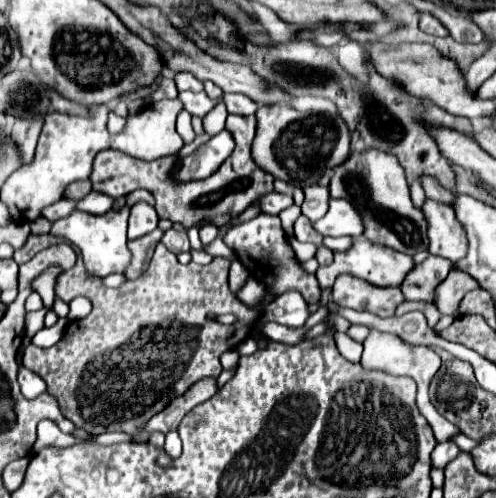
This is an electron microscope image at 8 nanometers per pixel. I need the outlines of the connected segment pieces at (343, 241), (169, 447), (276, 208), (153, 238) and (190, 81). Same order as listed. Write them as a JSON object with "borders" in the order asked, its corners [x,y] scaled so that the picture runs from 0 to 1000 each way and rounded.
{"borders":[[[[653,476],[653,492],[669,504],[694,504],[702,500],[710,488],[706,476]]],[[[343,865],[335,873],[335,894],[331,894],[331,906],[343,922],[355,922],[367,906],[367,890],[363,890],[363,878],[359,878],[359,865]]],[[[540,388],[528,396],[528,408],[524,408],[524,420],[528,428],[540,428],[540,432],[560,432],[569,420],[585,416],[593,404],[589,404],[589,392],[585,388]]],[[[310,460],[306,468],[298,468],[298,472],[282,476],[282,480],[258,484],[258,500],[266,508],[266,520],[262,520],[258,544],[250,544],[254,560],[274,560],[274,556],[282,556],[298,540],[302,516],[306,516],[310,496],[323,484],[323,476],[327,476],[327,464]]],[[[355,147],[351,163],[355,163],[359,183],[391,183],[391,187],[399,187],[399,183],[411,179],[411,171],[399,159],[391,159],[391,151],[379,151],[379,147]]]]}

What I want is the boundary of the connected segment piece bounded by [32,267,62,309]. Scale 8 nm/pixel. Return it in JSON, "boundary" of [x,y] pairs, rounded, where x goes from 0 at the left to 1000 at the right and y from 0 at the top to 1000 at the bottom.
{"boundary":[[[101,536],[101,540],[93,540],[93,544],[65,568],[69,584],[85,596],[93,620],[105,620],[105,612],[109,612],[109,564],[113,564],[113,556],[117,556],[121,548],[125,548],[125,540]]]}

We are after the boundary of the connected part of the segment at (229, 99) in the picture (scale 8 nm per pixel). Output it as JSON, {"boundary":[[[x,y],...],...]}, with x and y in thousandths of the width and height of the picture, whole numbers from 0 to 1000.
{"boundary":[[[476,187],[452,191],[452,207],[456,207],[456,219],[476,231],[512,231],[520,219],[520,211],[508,207],[508,199],[500,199],[496,191],[476,191]]]}

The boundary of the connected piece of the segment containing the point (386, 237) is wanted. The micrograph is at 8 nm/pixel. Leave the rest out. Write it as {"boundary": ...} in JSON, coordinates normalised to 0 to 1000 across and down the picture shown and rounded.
{"boundary":[[[754,299],[710,307],[685,335],[673,335],[673,351],[665,363],[665,396],[702,400],[718,416],[734,448],[738,480],[770,488],[819,512],[835,512],[843,504],[863,500],[855,432],[831,408],[815,339],[806,335],[794,311]]]}

